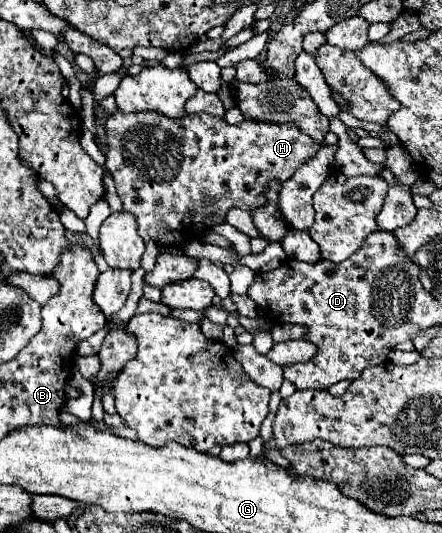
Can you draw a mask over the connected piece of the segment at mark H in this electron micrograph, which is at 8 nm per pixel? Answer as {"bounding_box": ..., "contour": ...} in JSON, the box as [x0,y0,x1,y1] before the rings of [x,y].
{"bounding_box":[105,109,319,247],"contour":[[[117,109],[105,119],[105,137],[107,167],[113,173],[123,209],[137,217],[139,235],[145,241],[155,241],[163,247],[197,239],[213,225],[223,223],[231,207],[247,211],[263,205],[261,193],[267,189],[267,181],[287,181],[303,161],[319,151],[319,145],[311,145],[311,139],[305,133],[299,133],[295,125],[261,125],[247,119],[231,125],[223,117],[213,117],[209,113],[187,113],[179,119],[171,119],[155,111],[123,113]]]}

